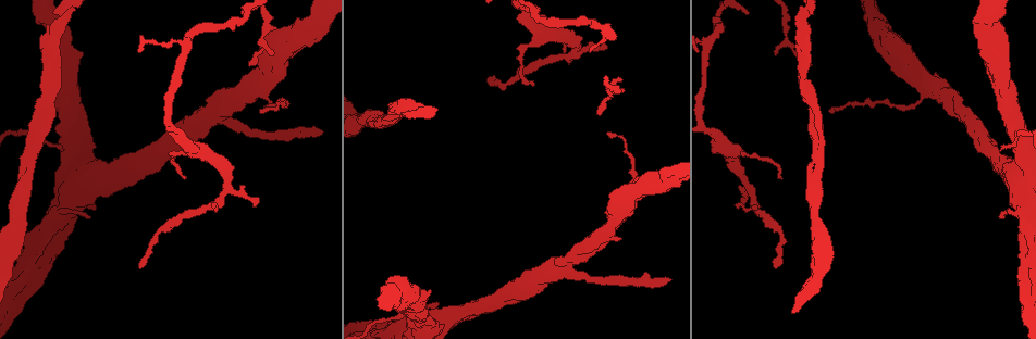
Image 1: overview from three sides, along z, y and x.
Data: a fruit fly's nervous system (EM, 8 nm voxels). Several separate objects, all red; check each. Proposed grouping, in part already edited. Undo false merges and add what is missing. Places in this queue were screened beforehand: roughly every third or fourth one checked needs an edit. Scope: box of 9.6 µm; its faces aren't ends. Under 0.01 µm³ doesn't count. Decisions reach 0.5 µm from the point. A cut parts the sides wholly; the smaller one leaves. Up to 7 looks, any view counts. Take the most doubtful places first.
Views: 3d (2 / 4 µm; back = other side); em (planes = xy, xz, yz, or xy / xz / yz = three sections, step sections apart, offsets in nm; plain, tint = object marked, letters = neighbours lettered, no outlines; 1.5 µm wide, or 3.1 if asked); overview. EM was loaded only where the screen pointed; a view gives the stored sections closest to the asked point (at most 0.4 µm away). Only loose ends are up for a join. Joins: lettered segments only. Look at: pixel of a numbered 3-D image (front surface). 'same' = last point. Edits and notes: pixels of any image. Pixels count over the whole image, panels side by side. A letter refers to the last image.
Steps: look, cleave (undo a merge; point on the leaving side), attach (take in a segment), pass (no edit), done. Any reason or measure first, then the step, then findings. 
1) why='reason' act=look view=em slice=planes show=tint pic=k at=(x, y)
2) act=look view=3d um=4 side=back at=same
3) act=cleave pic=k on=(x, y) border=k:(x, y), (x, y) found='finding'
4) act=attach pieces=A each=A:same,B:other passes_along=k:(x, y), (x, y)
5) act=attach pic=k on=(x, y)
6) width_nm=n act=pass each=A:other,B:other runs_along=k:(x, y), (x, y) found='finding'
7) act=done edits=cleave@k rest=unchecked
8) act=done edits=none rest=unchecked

why='an open end' act=look view=3d um=2 side=back pic=1 at=(323, 132)

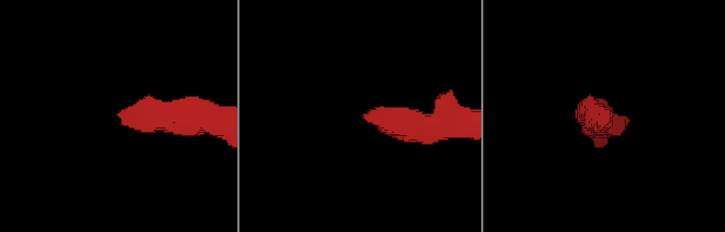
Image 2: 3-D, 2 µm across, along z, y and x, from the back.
why='shape alone is not enough' act=look view=em slice=planes show=letters pic=2 at=(120, 113)

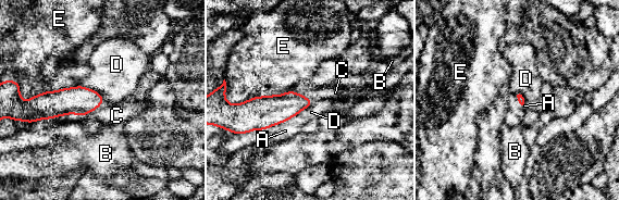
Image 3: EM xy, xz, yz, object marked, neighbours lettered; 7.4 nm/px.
longest_contact=E:440nm act=attach pieces=C each=A:other,B:other,C:same,D:other,E:other passes_along=3:(81, 100), (95, 109), (116, 115) found='the neuron continues'

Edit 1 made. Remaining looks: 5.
why='thick end' act=look view=3d um=2 pic=1 at=(93, 203)

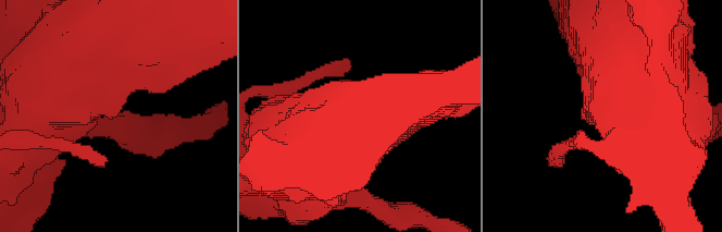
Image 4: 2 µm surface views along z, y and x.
act=look view=em slice=planes show=tint pic=4 at=(120, 109)

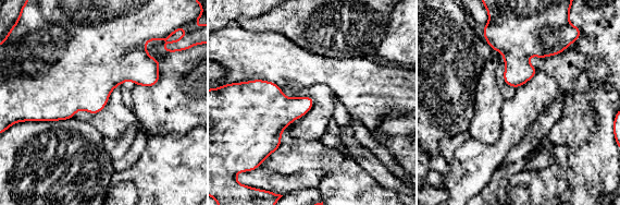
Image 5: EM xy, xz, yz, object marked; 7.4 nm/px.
why='see the neighbours' act=look view=em slice=planes show=letters at=same

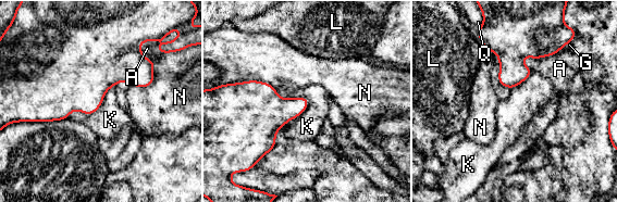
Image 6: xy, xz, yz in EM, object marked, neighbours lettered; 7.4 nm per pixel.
act=pass each=A:other,G:other,K:other,L:other,N:other,Q:other border=6:(307, 98), (307, 106), (287, 121) found='no lettered segment goes on from it'

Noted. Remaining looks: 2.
why='tapers out' act=look view=em slice=xy step=4 show=tint pic=1 at=(777, 53)

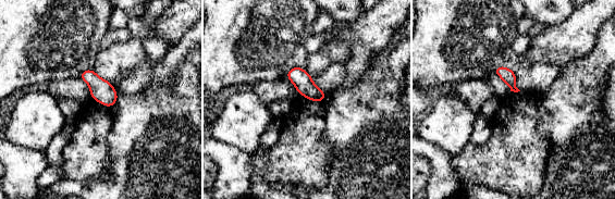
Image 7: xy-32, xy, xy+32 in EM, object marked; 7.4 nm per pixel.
why='cut it another way' act=look view=em slice=planes show=letters at=same

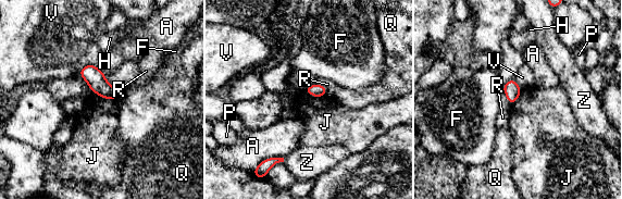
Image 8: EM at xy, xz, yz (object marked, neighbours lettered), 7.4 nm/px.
width_nm=90 act=pass each=A:other,F:other,H:other,J:other,P:other,Q:other,R:other,V:other,Z:other border=8:(91, 91), (104, 98), (115, 99) found='none of them fits'

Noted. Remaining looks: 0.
act=done edits=attach@3 rest=unchecked

